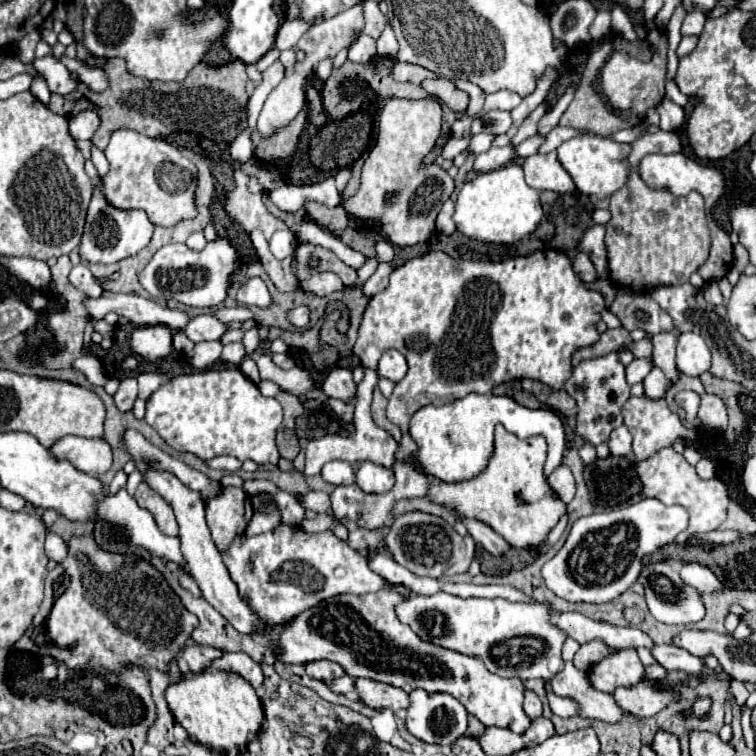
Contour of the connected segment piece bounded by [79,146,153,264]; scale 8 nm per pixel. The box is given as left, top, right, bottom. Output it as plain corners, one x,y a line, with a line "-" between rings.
93,146
93,164
99,172
99,182
95,184
95,192
87,210
87,220
85,220
85,230
81,236
81,244
79,244
79,256
85,262
93,262
93,264
113,264
119,262
127,256
137,254
143,246
147,246
147,242
151,240
153,234
153,224
147,218
147,214
143,214
143,210
119,210
115,206
111,206
107,202
107,198
103,198
103,178
107,176
109,170
109,162
105,158
105,154

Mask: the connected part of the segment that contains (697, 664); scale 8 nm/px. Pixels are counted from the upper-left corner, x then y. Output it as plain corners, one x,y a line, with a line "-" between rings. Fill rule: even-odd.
661,644
661,646
655,646
651,652
657,658
657,662
661,666
665,666
667,670
681,670
681,672
687,672
691,676
705,674
705,670
707,670
705,662
701,658
687,654
687,650
679,650
679,646

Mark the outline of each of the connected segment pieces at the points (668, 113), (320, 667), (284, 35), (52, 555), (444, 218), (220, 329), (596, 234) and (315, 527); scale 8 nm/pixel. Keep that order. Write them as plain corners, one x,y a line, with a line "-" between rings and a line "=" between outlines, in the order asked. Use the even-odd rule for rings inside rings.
665,98
659,106
657,106
659,114
661,114
661,124
659,128
661,130
677,130
683,120
685,120
685,112
681,106
677,106
675,102
671,102
669,98
=
317,660
307,664
307,676
323,680
323,682
331,682
335,678
341,678
343,674
345,674
343,668
331,660
=
297,18
297,20
285,20
277,32
277,44
275,48
279,50
285,50
285,48
291,48
297,44
297,40
309,30
311,22
303,20
303,18
=
47,532
47,556
49,556
49,560
55,560
57,564
59,562
63,562
63,558
67,558
67,546
65,546
65,542
55,534
55,532
=
447,200
437,216
437,232
443,234
453,234
455,232
455,222
453,222
453,200
=
201,314
191,318
187,328
183,330
193,342
203,342
203,340
219,340
225,332
229,332
227,324
217,320
213,314
=
605,226
589,228
581,238
581,250
591,256
599,278
611,278
611,270
607,266
607,248
603,238
605,238
=
329,510
323,514
318,514
315,519
305,519
301,523
301,528
307,533
322,532
327,529
331,529
334,522
334,515
332,510

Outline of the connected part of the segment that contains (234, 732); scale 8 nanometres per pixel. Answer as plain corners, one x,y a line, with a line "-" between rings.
203,670
203,674
185,674
179,682
171,684
165,692
169,710
173,712
175,720
187,730
189,738
223,752
229,748
245,746
243,734
247,742
249,732
259,732
263,722
263,708
261,700
257,698
253,686
245,682
239,674
225,672
225,670

